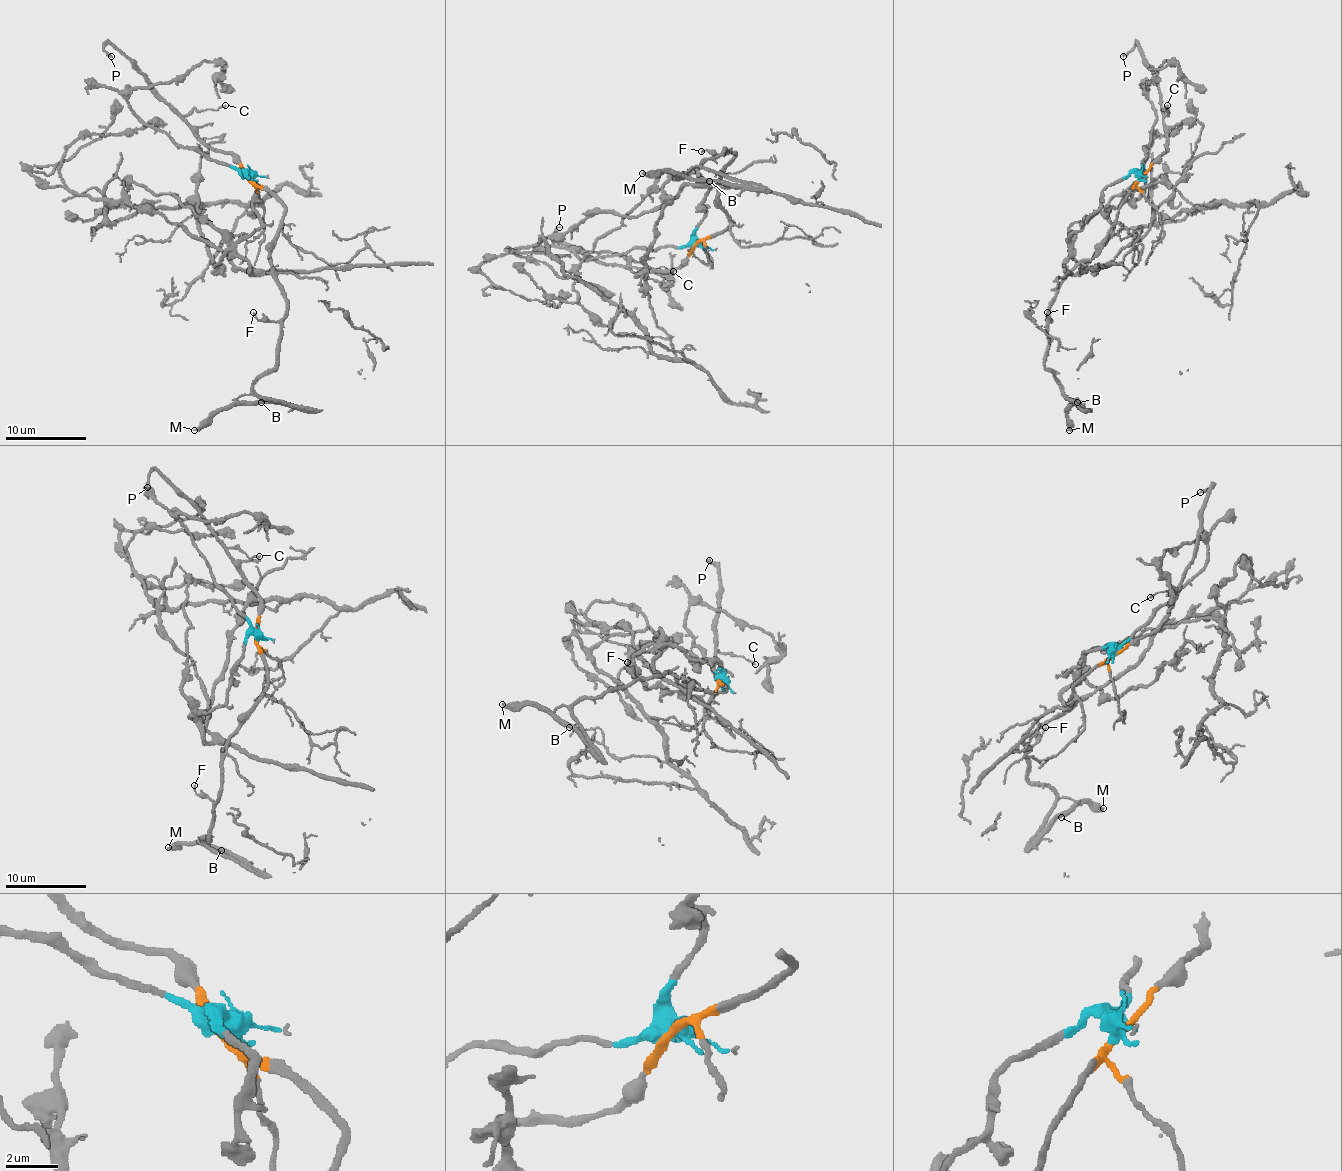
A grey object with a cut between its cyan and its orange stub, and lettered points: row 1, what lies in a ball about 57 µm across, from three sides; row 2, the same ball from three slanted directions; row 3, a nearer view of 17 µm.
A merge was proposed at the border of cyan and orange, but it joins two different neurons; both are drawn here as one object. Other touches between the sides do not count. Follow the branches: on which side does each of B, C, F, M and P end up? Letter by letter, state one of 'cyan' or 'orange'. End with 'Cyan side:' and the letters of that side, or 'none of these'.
B: orange
C: orange
F: orange
M: orange
P: orange
Cyan side: none of these

